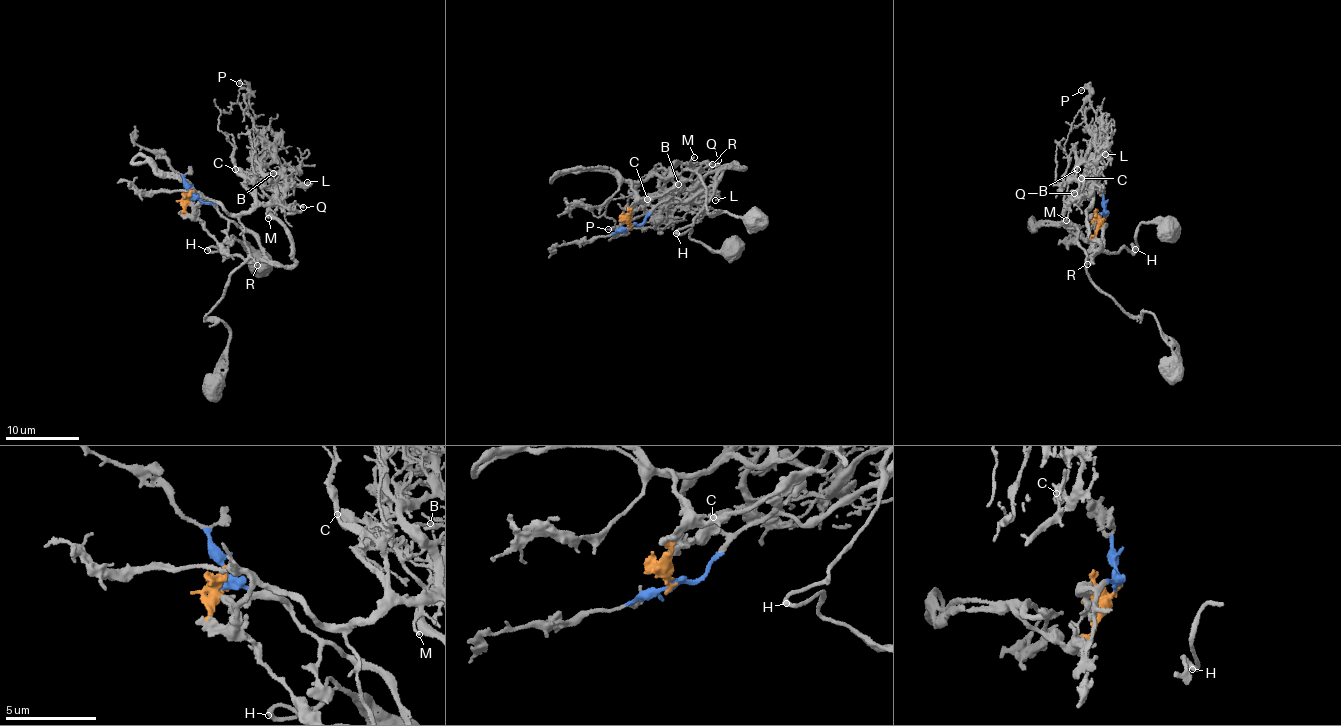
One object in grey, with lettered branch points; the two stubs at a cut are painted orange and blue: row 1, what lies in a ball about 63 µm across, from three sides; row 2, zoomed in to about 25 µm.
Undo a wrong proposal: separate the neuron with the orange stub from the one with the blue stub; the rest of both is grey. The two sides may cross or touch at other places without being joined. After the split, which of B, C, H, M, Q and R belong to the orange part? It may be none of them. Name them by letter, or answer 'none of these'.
B, C, M, Q, R

